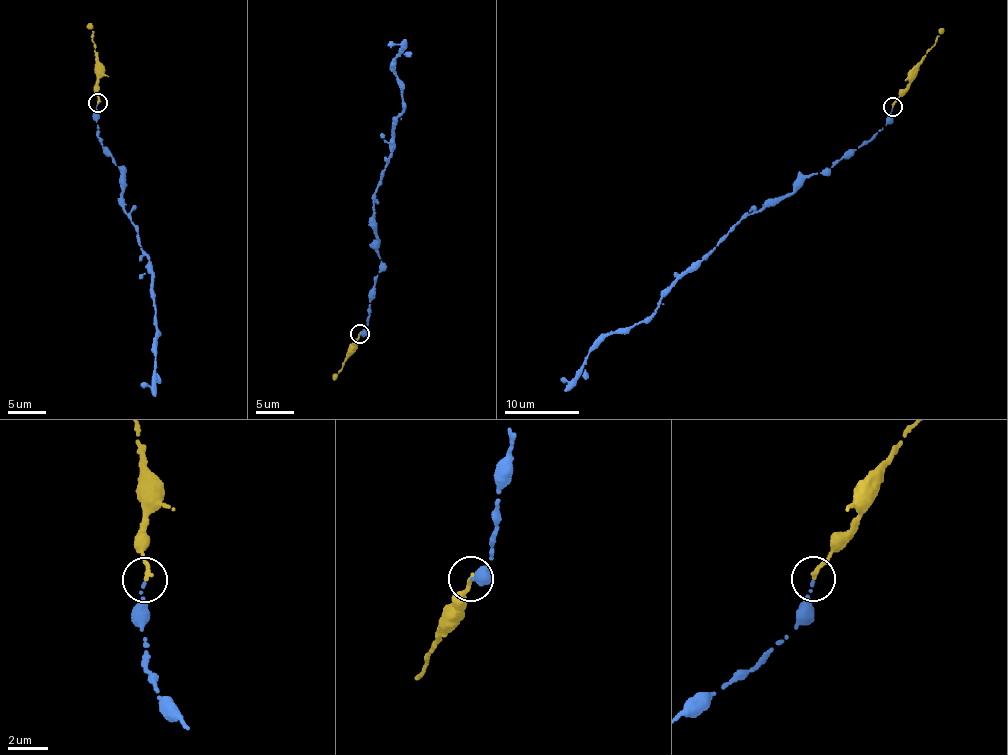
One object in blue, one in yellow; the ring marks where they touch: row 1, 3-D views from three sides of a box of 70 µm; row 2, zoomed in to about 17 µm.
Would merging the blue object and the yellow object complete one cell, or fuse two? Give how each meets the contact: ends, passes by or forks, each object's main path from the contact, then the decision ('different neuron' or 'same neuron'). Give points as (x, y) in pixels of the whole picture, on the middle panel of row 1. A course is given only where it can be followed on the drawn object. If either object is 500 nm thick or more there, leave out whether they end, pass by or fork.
blue ends; yellow ends; course blue (360, 333), (381, 260), (373, 198), (404, 108), (394, 69), (403, 52), (389, 43); course yellow (359, 333), (356, 346), (349, 349), (334, 380); same neuron

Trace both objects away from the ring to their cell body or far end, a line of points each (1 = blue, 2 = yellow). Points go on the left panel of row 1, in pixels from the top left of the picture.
1: (97, 104), (98, 137), (125, 170), (125, 213), (152, 266), (159, 331), (155, 378), (151, 387), (143, 384)
2: (97, 102), (99, 64), (92, 28), (87, 26)

